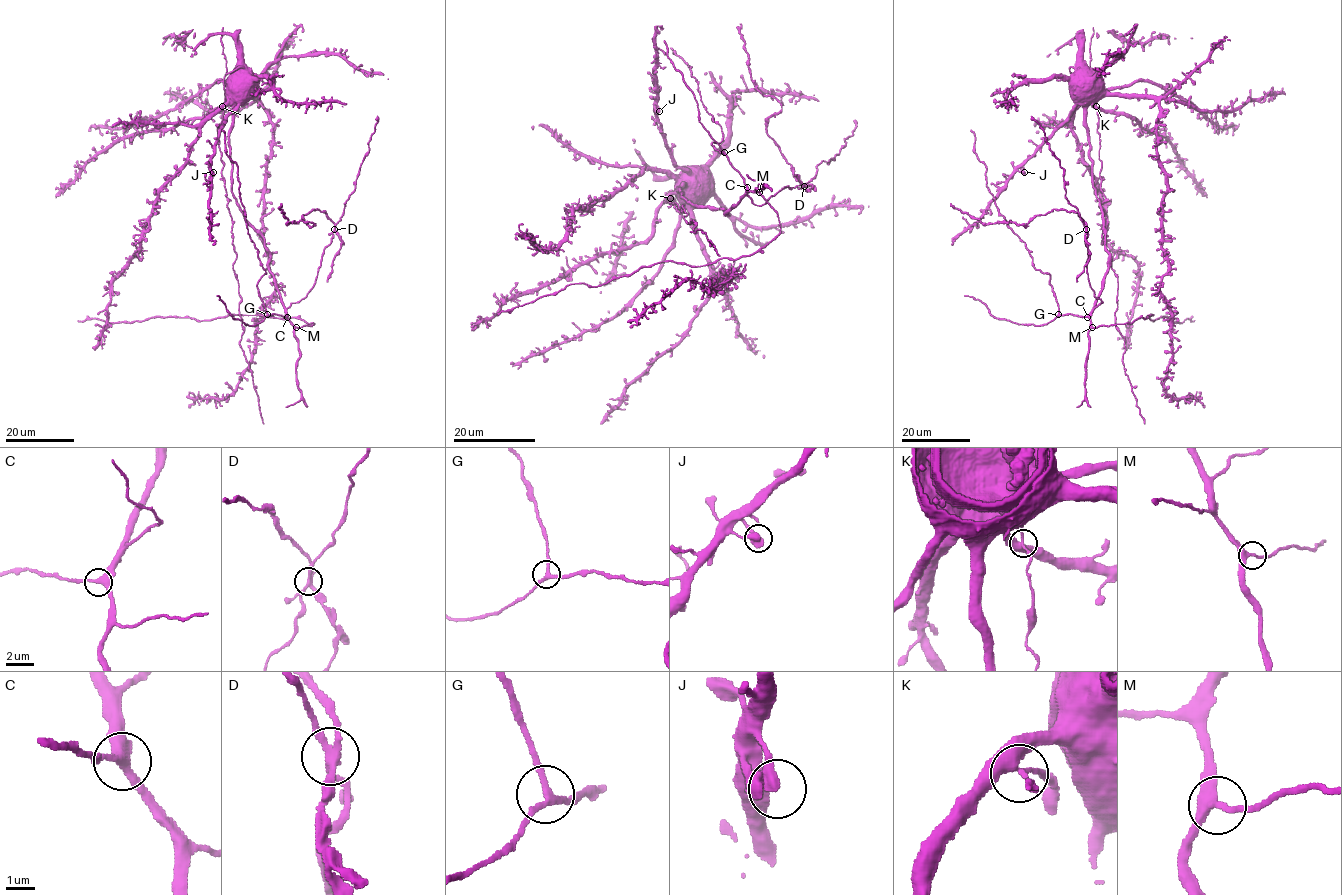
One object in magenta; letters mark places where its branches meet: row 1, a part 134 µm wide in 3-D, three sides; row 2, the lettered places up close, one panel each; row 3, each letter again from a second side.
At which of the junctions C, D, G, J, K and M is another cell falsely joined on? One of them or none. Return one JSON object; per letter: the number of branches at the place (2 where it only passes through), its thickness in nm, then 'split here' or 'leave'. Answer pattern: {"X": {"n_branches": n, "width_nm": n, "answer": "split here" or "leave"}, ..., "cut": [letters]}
{"C": {"n_branches": 3, "width_nm": 320, "answer": "leave"}, "D": {"n_branches": 4, "width_nm": 260, "answer": "split here"}, "G": {"n_branches": 3, "width_nm": 240, "answer": "leave"}, "J": {"n_branches": 3, "width_nm": 280, "answer": "leave"}, "K": {"n_branches": 4, "width_nm": 360, "answer": "leave"}, "M": {"n_branches": 3, "width_nm": 240, "answer": "leave"}, "cut": ["D"]}

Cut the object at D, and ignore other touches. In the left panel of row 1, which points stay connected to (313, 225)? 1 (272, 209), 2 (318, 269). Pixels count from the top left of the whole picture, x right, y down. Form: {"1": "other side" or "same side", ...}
{"1": "other side", "2": "other side"}

